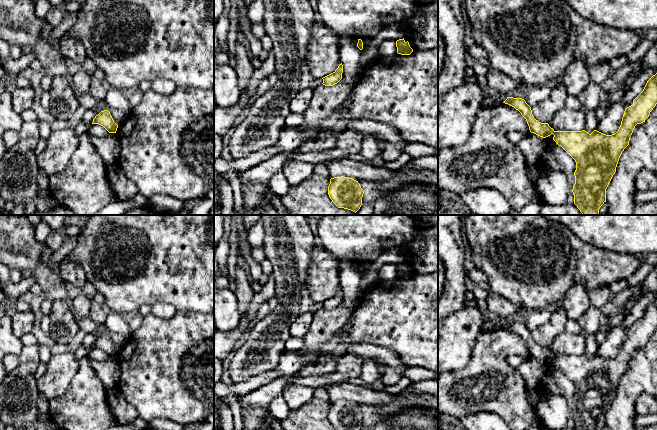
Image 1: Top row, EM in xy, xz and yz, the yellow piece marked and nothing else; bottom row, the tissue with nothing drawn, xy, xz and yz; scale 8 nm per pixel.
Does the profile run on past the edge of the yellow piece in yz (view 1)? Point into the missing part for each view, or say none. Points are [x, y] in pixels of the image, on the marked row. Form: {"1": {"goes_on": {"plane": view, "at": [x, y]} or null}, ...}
{"1": {"goes_on": null}}

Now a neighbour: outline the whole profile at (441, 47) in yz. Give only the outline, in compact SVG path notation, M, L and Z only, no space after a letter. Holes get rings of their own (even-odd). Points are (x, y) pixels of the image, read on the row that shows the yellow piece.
M438 34L438 76L444 65L445 45L442 37Z

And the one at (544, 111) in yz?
M557 81L550 95L531 108L534 118L541 123L549 123L558 111L565 108L566 97L564 84L562 81Z

